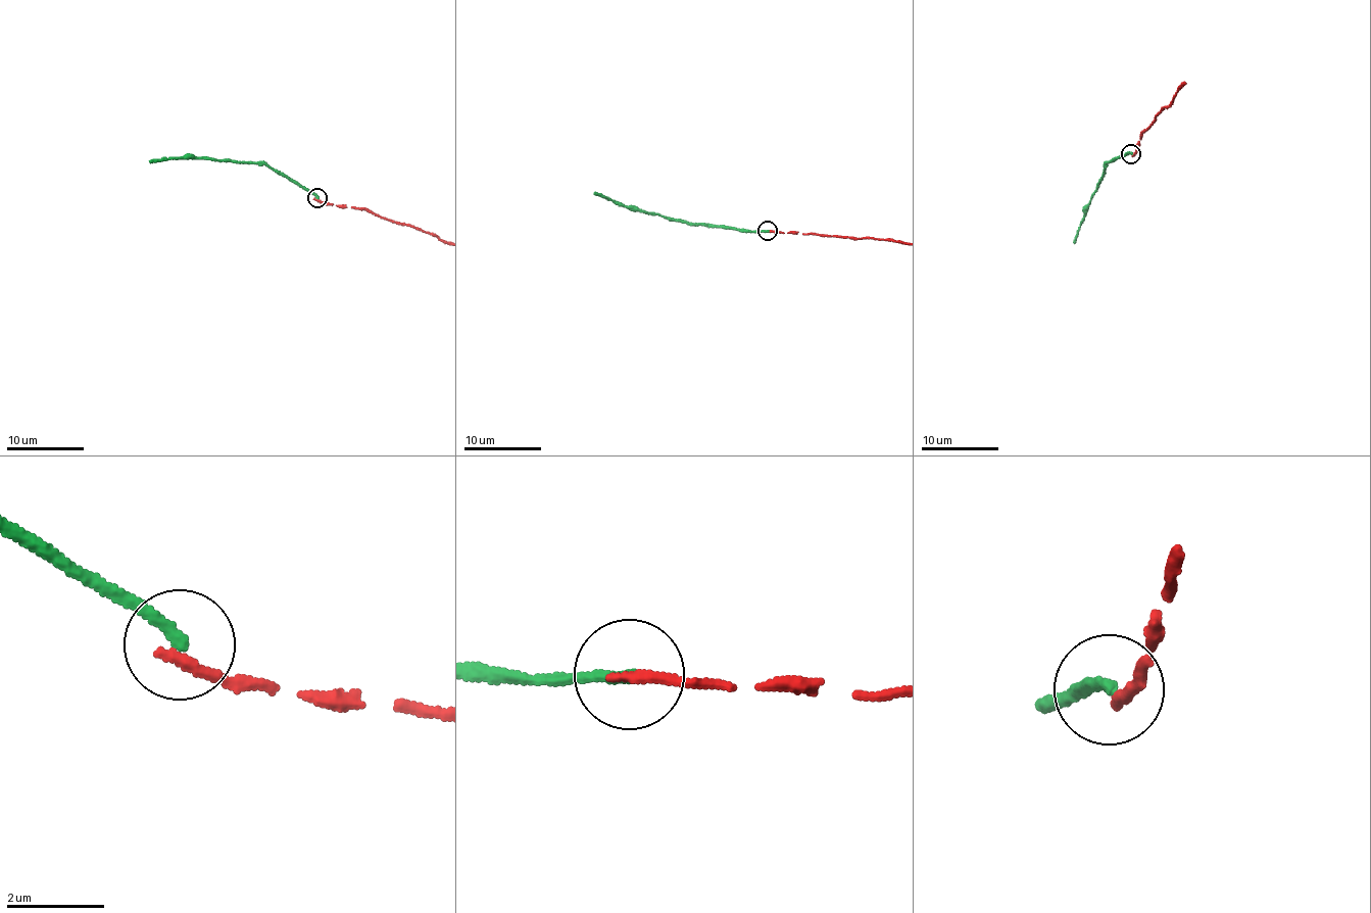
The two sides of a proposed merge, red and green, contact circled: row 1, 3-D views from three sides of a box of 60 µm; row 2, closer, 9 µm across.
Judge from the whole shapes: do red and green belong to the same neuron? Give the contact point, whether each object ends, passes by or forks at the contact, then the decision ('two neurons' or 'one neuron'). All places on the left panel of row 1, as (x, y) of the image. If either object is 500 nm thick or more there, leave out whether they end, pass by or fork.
place (317, 197); red ends; green ends; two neurons

